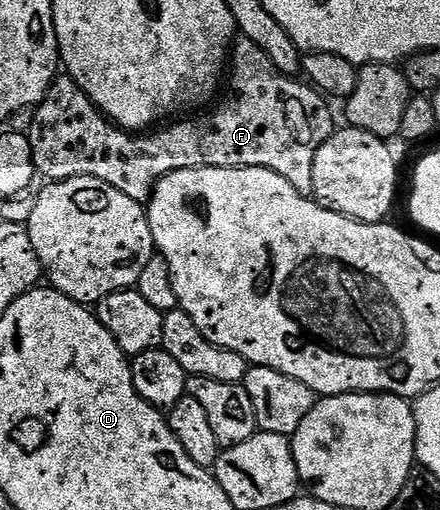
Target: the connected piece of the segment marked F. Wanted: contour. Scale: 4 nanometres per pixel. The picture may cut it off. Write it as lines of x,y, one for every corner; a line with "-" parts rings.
256,45
247,48
249,50
235,55
234,66
236,62
237,70
232,78
232,99
225,106
218,107
205,118
196,118
193,122
176,120
173,126
165,125
160,128
165,130
157,129
155,132
139,134
120,129
94,105
88,93
70,76
57,77
47,98
35,107
36,119
30,129
37,175
53,182
90,176
118,188
118,192
126,192
130,200
147,204
152,201
152,192
157,184
172,172
188,170
191,166
257,166
278,172
278,176
285,178
299,194
311,195
314,156
318,156
318,148
322,148
324,141
334,132
329,99
311,85
303,86
298,82
300,80
283,74
272,65
268,54

